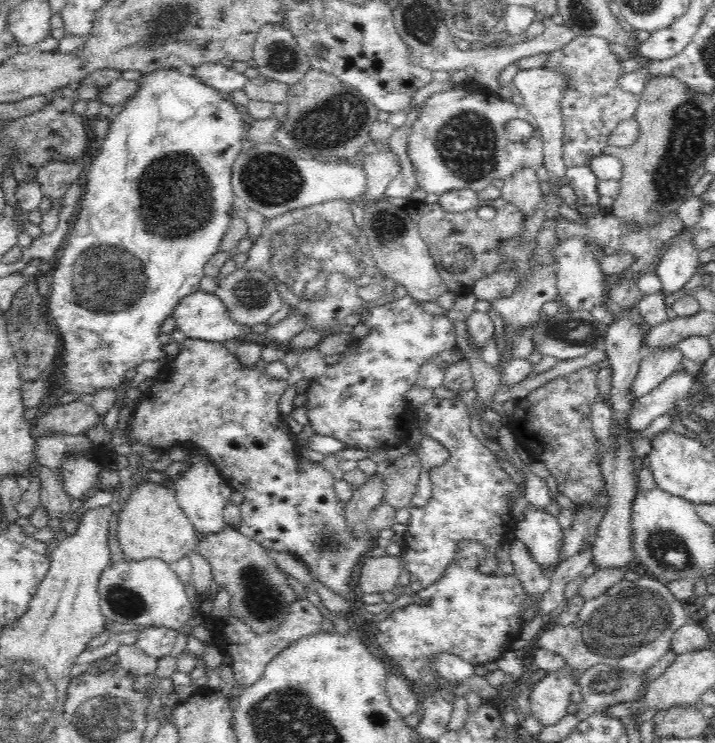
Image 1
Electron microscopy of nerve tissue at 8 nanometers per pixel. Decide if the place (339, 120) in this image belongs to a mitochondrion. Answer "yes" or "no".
yes

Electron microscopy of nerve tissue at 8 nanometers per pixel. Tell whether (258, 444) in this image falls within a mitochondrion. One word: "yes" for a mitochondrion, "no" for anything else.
no

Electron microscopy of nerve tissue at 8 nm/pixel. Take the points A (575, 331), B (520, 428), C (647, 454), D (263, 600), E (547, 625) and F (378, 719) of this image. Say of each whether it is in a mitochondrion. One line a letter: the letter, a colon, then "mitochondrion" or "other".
A: mitochondrion
B: other
C: other
D: mitochondrion
E: other
F: other

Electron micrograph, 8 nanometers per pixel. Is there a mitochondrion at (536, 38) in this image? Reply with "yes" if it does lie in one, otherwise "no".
no

